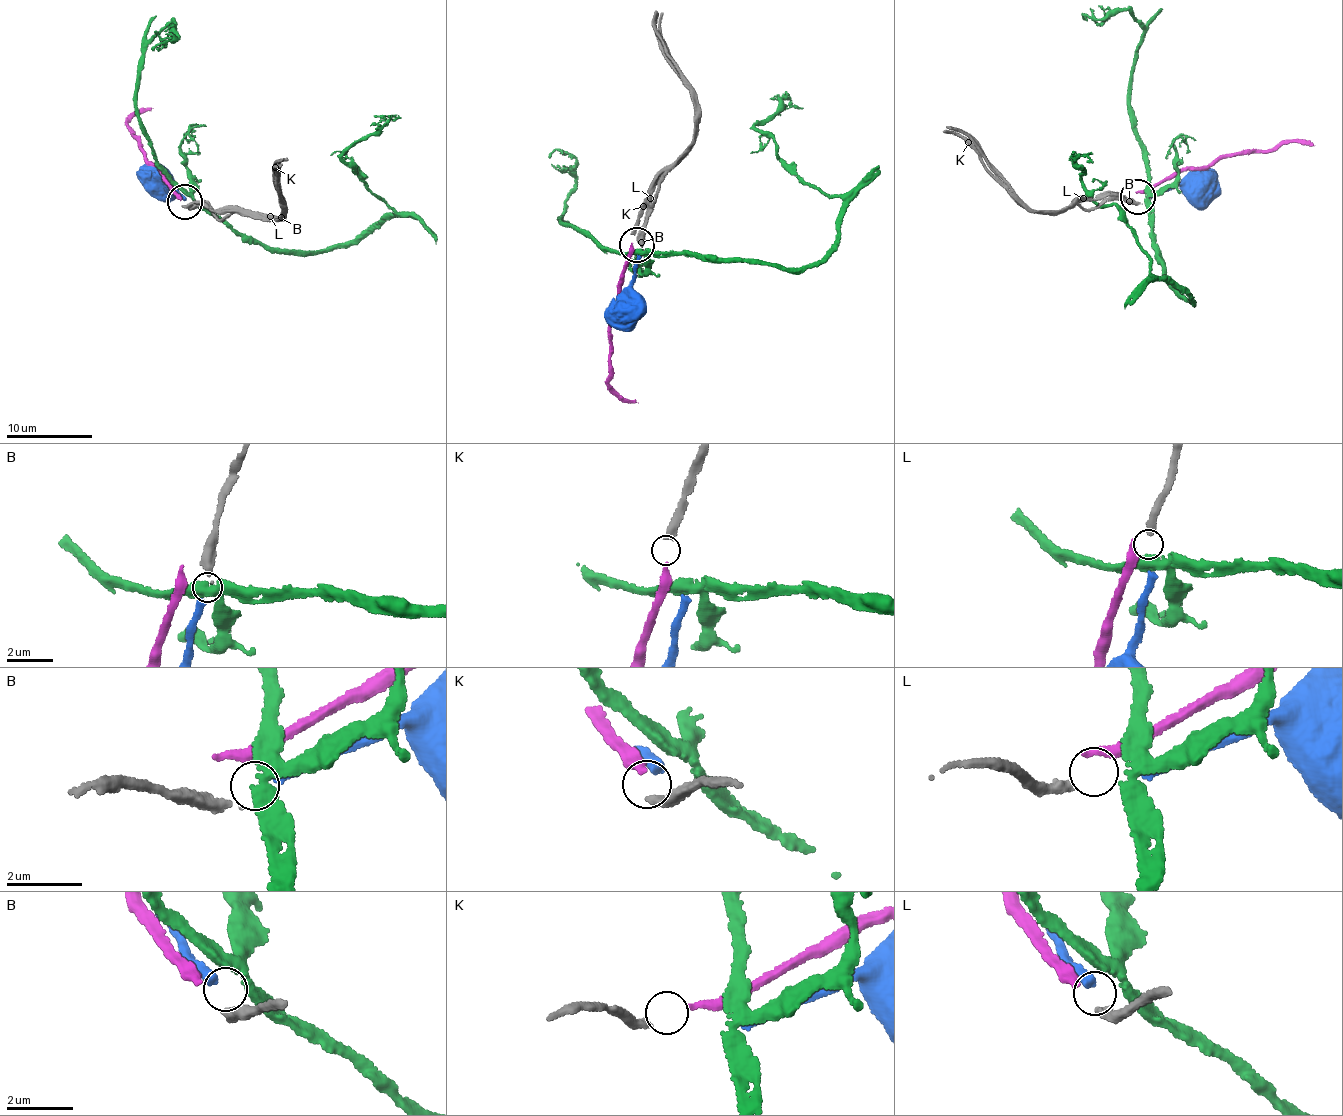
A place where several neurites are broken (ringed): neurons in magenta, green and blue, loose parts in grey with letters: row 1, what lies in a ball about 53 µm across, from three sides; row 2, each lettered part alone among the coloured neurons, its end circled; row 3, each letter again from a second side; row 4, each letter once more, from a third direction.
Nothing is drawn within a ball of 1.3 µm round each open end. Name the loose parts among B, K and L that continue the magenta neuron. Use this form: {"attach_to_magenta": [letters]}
{"attach_to_magenta": ["K"]}

